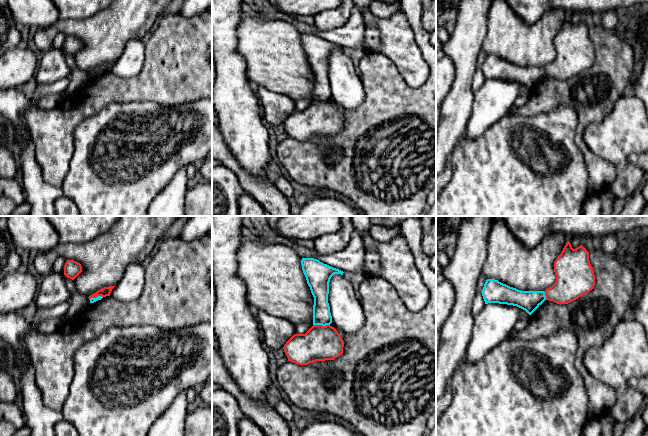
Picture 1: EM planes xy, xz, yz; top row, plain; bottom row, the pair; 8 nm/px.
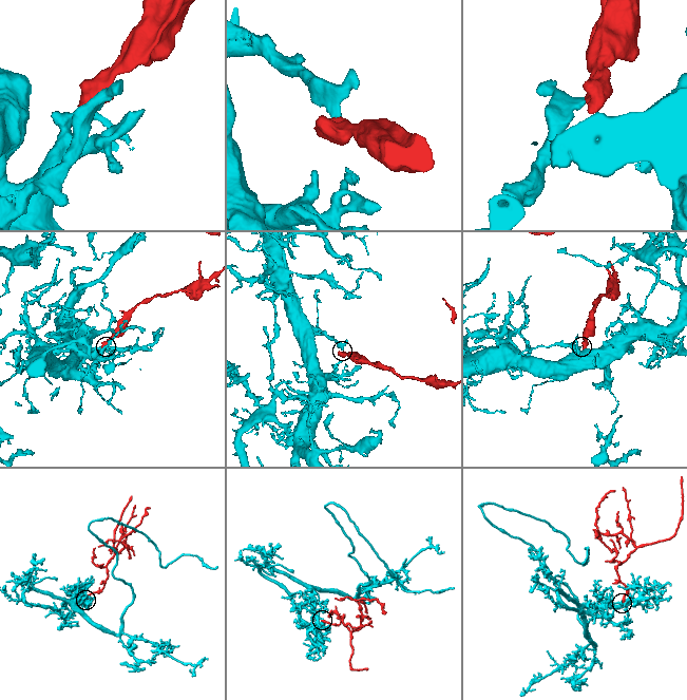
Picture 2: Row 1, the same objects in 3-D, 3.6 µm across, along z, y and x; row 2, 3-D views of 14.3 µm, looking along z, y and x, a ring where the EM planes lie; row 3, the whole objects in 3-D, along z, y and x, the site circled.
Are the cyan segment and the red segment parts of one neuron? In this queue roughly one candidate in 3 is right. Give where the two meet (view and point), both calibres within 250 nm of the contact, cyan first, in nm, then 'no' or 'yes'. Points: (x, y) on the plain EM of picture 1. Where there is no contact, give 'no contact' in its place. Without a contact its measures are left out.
xz (321, 100) | 140/280 nm | no

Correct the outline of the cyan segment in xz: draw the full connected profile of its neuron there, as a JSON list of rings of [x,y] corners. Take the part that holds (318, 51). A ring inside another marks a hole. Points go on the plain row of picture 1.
[[[302,34],[301,41],[314,73],[313,101],[330,101],[332,92],[328,79],[329,58],[334,50],[343,51],[344,48],[314,34]]]

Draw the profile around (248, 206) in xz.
[[[247,193],[241,195],[238,200],[239,216],[264,216],[262,205]]]

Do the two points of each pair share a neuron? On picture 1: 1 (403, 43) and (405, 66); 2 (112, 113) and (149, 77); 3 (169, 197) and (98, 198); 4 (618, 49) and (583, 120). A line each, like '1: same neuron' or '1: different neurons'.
1: same neuron
2: different neurons
3: different neurons
4: same neuron

